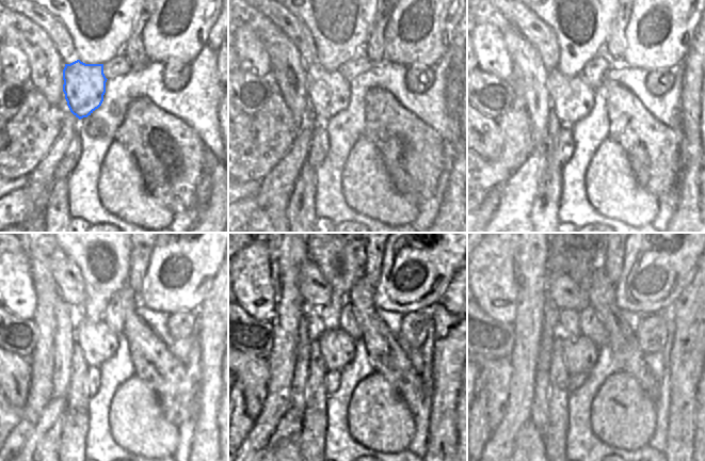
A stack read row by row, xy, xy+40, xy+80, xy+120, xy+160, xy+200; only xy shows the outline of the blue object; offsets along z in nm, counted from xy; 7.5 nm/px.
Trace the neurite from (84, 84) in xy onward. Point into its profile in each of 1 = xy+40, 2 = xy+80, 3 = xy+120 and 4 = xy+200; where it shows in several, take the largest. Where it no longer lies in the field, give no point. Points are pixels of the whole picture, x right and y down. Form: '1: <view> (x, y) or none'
1: xy+40 (329, 93)
2: xy+80 (572, 98)
3: xy+120 (98, 343)
4: xy+200 (581, 353)

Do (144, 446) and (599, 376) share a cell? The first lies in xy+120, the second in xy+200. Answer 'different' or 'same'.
different

